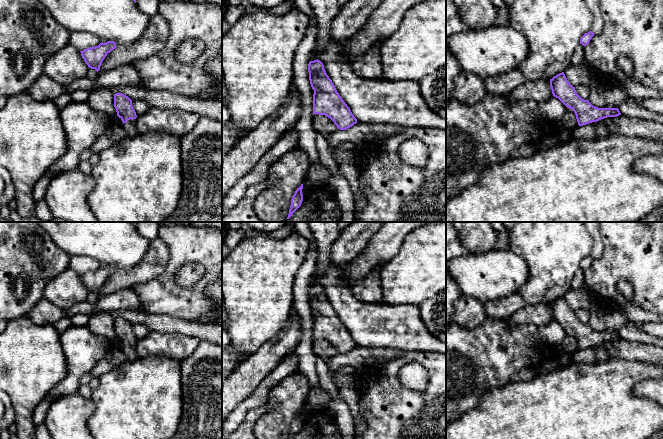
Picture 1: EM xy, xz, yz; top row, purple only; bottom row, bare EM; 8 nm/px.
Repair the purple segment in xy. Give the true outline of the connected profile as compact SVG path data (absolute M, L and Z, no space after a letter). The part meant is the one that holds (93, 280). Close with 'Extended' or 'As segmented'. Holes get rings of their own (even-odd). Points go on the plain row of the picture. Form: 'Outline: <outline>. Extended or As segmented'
Outline: M108 265L106 267L101 266L98 270L90 271L80 276L88 291L98 296L107 278L115 272L116 267L114 265Z. As segmented

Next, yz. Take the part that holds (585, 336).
Outline: M564 296L550 303L550 311L553 320L574 335L579 350L621 339L618 332L598 332L588 324L582 323L577 318L575 311L569 307Z. As segmented

